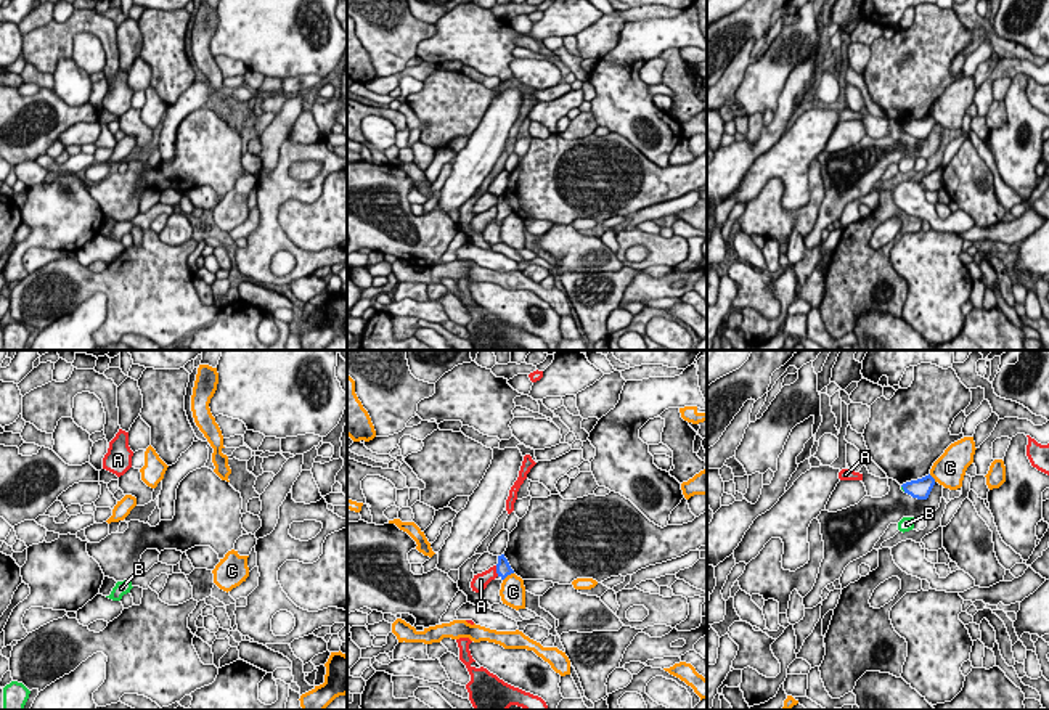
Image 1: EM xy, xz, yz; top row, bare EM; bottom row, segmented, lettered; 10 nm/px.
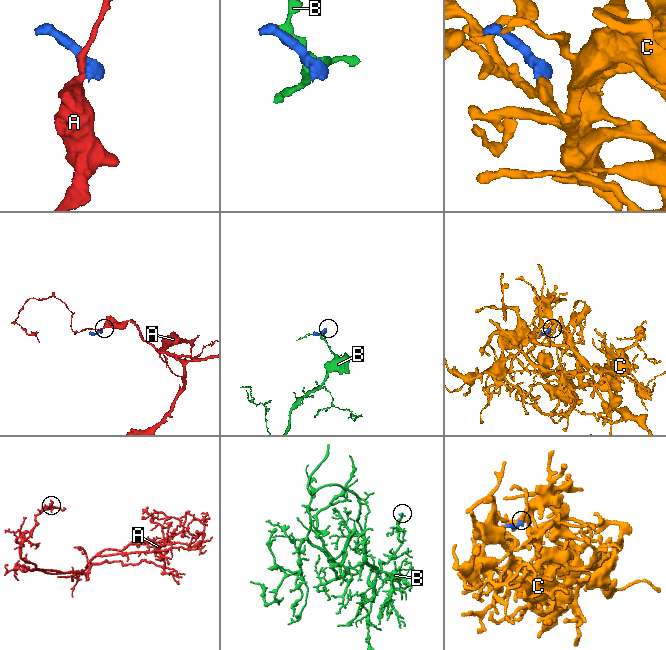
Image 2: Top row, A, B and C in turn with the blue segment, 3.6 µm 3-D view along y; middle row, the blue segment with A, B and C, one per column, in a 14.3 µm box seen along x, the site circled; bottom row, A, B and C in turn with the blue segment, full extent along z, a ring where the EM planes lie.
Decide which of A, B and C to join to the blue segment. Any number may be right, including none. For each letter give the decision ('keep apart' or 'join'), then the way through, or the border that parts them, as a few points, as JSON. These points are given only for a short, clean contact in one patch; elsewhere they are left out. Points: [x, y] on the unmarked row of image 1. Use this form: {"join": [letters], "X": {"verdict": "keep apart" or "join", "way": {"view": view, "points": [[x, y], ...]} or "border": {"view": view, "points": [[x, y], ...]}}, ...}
{"join": [], "A": {"verdict": "keep apart", "border": {"view": "xz", "points": [[495, 206], [498, 216]]}}, "B": {"verdict": "keep apart"}, "C": {"verdict": "keep apart"}}

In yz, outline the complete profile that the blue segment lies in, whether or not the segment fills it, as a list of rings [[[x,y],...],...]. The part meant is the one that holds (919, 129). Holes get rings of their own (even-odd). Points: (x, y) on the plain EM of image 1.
[[[929,114],[922,119],[906,122],[901,127],[904,133],[911,135],[912,138],[927,140],[933,125],[935,125],[935,119]]]

